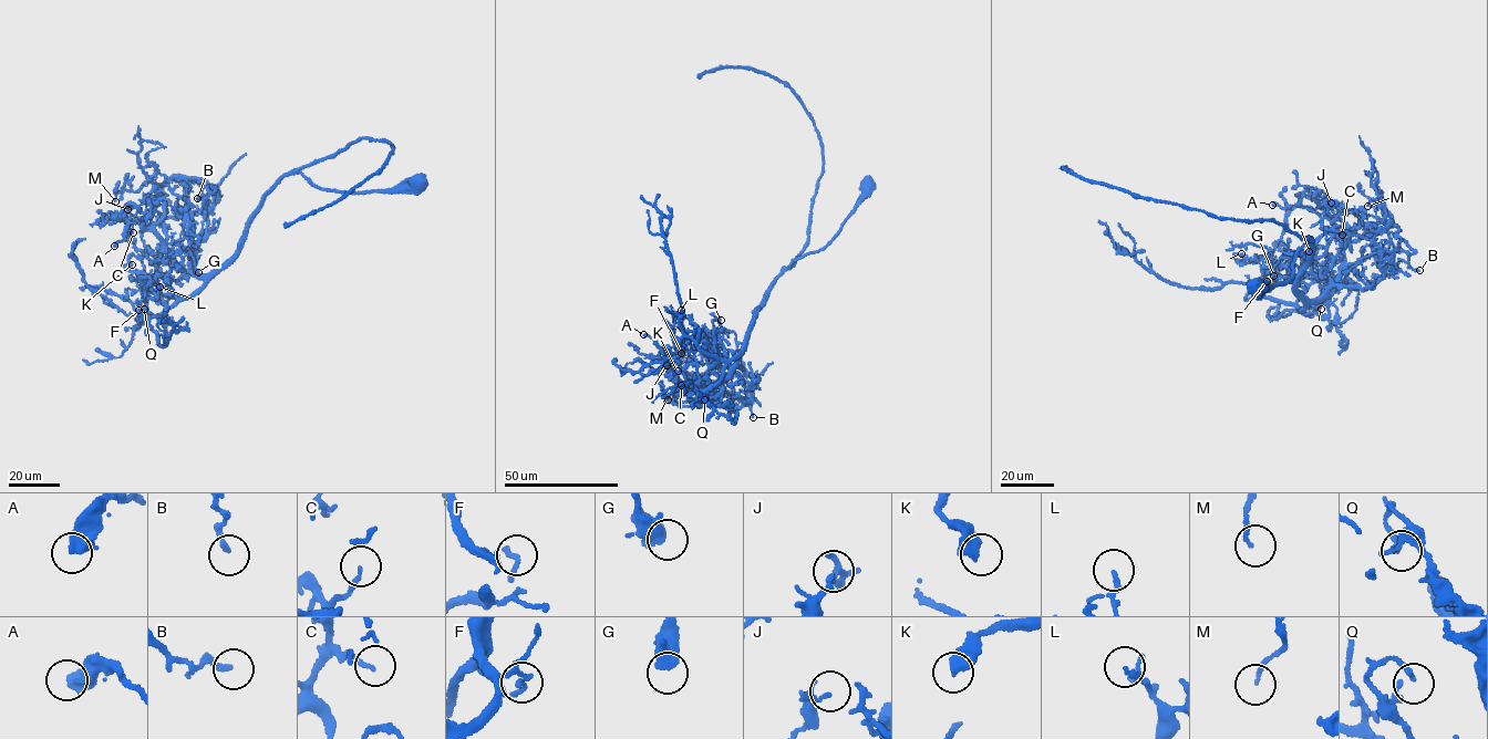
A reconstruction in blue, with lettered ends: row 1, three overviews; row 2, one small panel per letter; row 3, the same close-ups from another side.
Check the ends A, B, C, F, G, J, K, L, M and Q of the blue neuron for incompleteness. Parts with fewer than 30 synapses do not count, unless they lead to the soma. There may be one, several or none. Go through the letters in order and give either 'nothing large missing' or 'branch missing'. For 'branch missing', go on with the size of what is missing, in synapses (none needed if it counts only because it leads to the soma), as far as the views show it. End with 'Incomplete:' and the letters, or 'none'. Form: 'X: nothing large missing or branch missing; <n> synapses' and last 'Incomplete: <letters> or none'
A: nothing large missing
B: nothing large missing
C: nothing large missing
F: nothing large missing
G: nothing large missing
J: nothing large missing
K: nothing large missing
L: nothing large missing
M: nothing large missing
Q: nothing large missing
Incomplete: none

